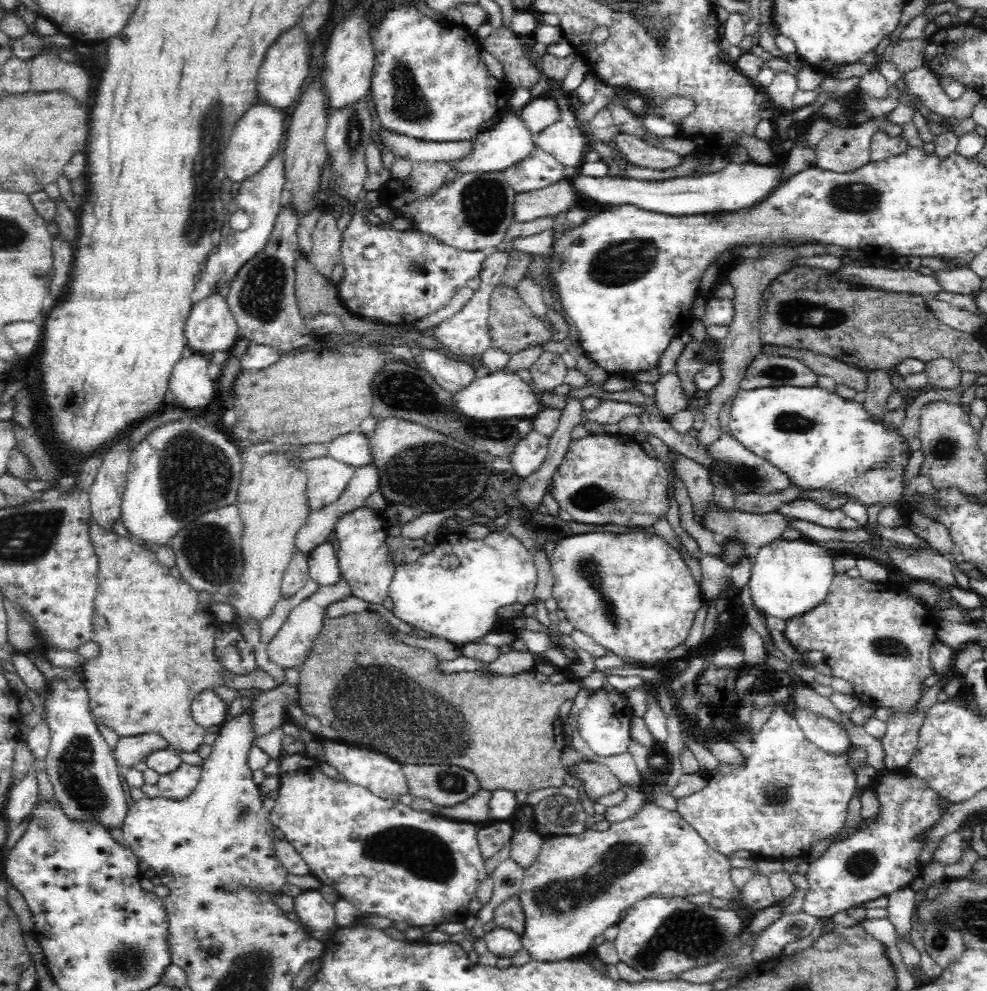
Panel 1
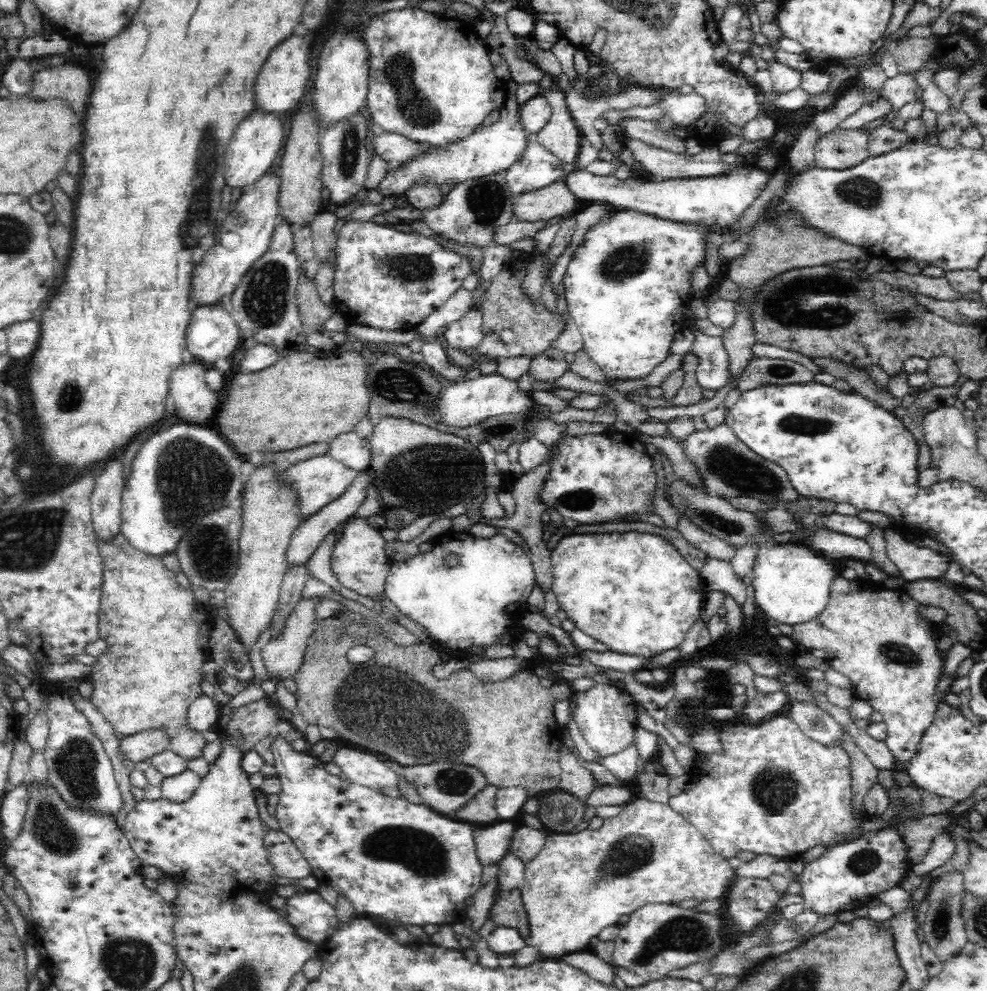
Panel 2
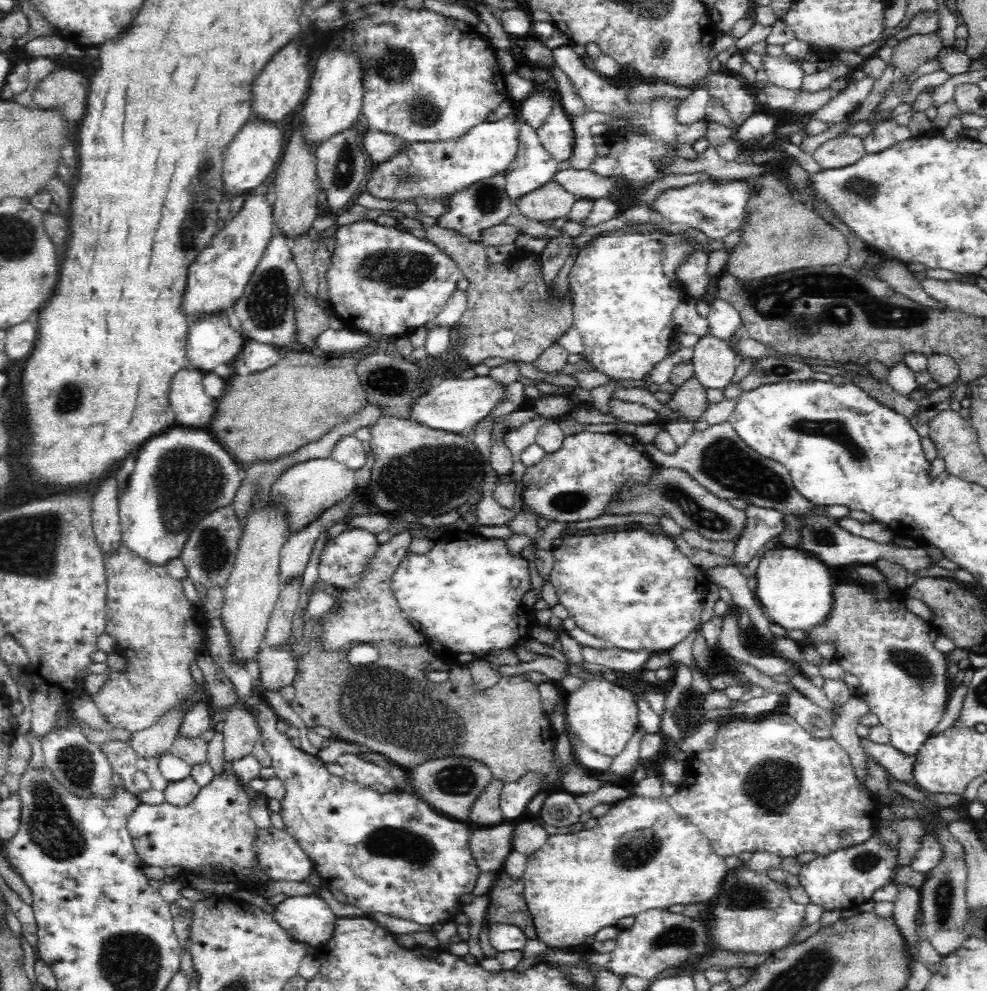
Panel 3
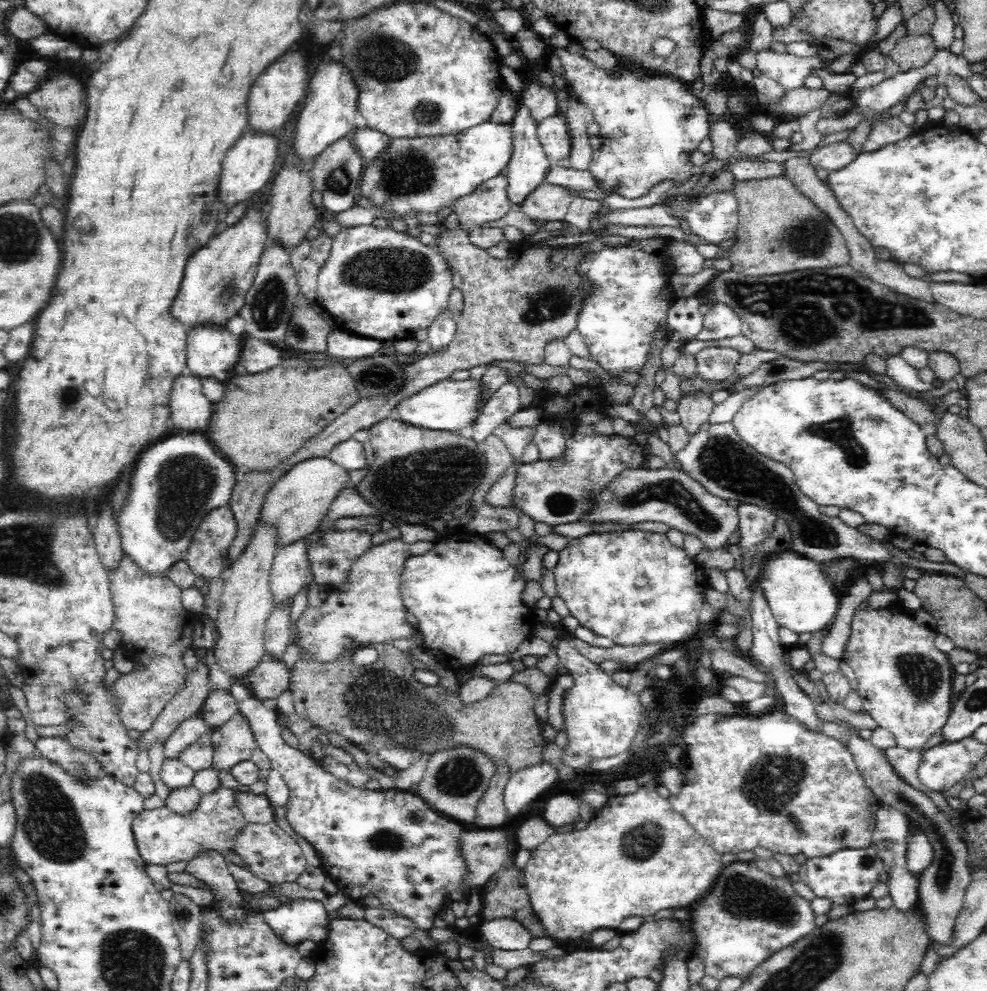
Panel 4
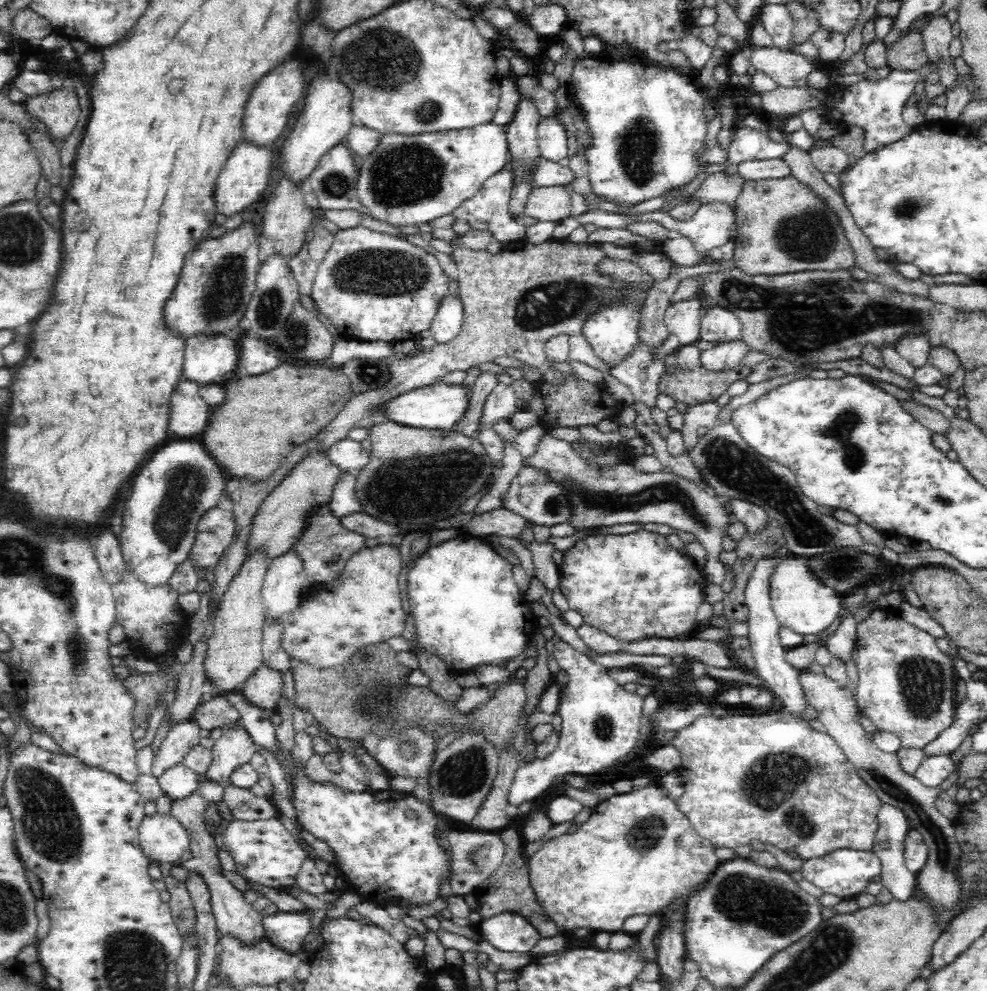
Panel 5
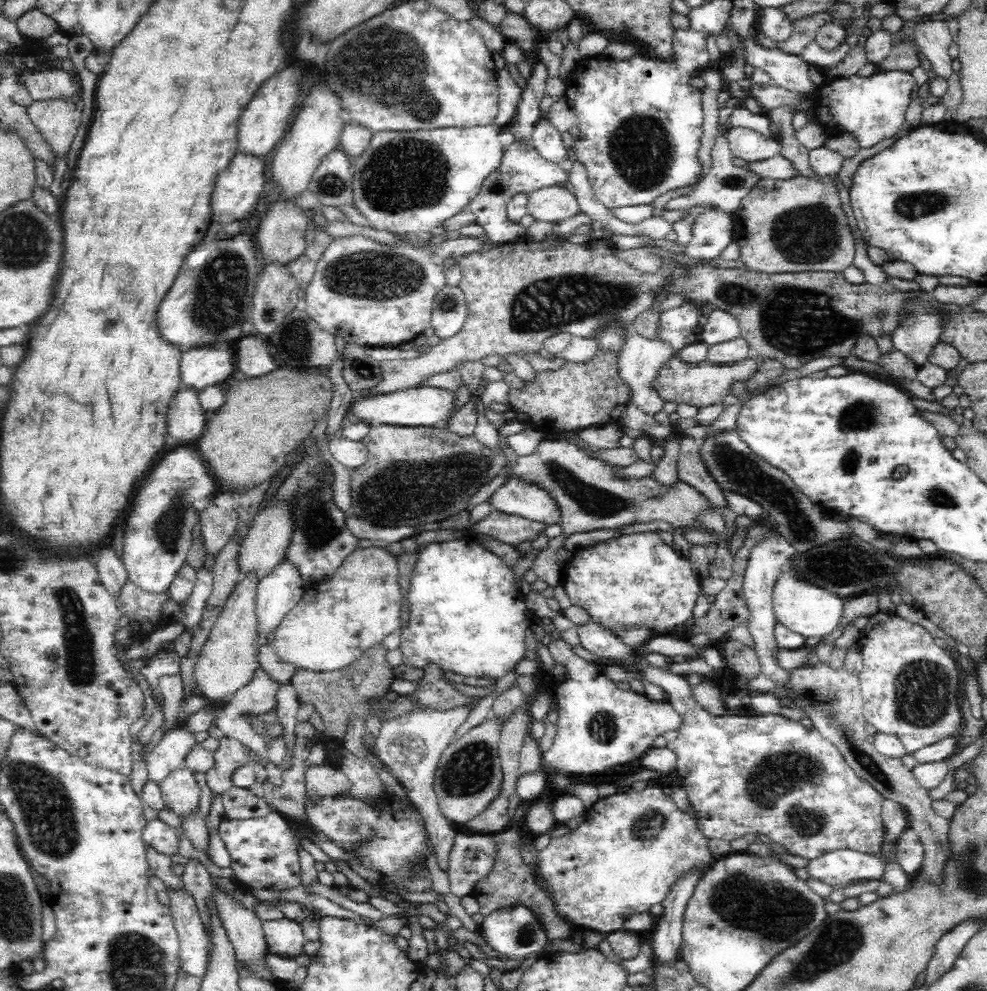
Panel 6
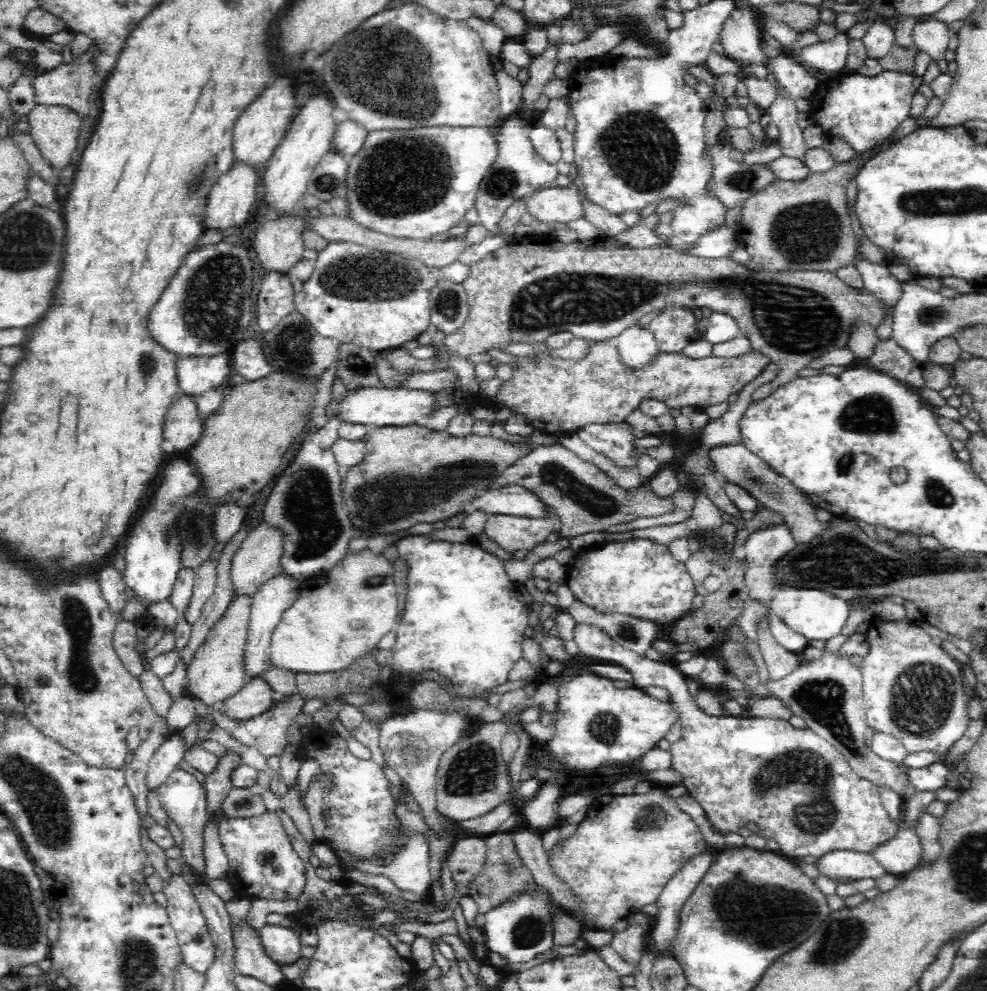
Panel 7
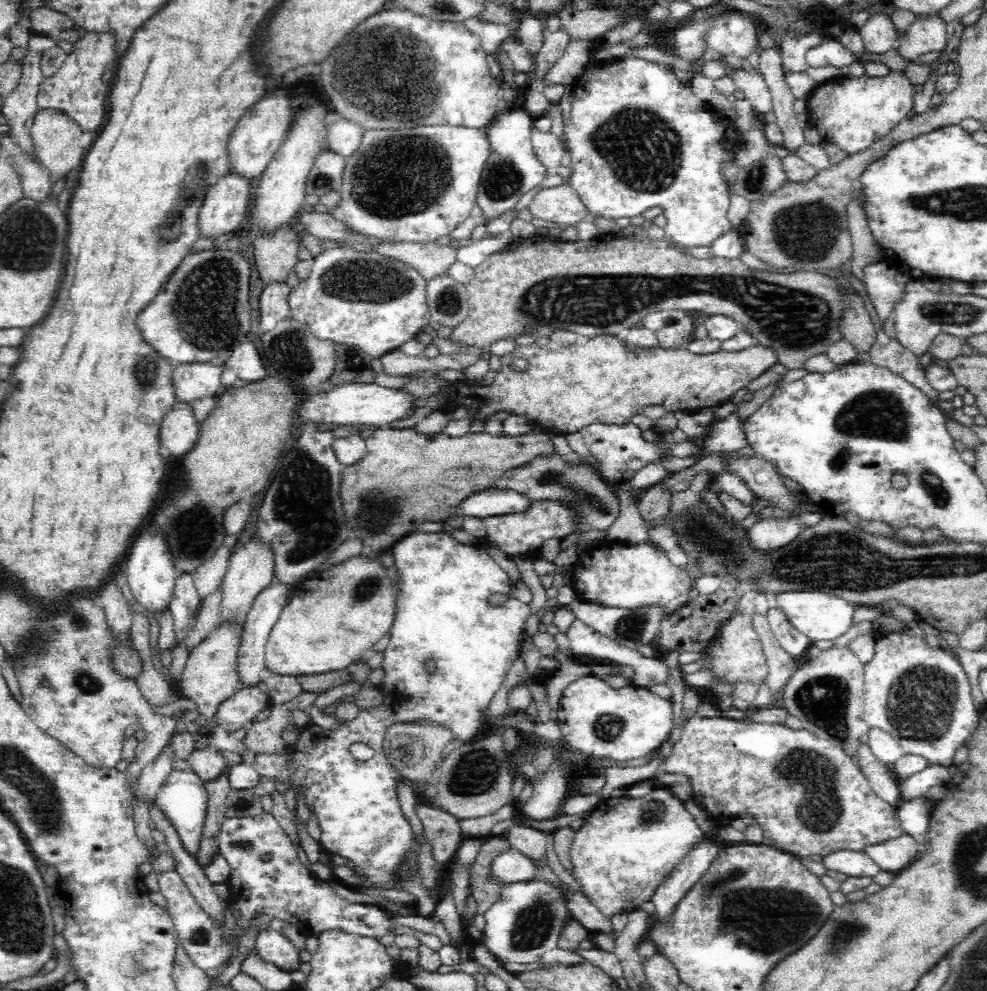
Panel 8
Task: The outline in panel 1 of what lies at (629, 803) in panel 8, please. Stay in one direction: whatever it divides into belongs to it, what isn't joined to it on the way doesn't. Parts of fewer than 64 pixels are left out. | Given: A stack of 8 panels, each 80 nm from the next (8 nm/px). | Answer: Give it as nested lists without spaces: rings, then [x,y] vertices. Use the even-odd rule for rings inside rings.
[[[646,801],[642,804],[634,816],[622,820],[622,822],[614,822],[610,824],[606,830],[594,831],[592,829],[584,829],[582,834],[564,835],[564,836],[549,836],[543,843],[540,855],[529,867],[525,868],[524,880],[521,884],[521,892],[519,899],[522,909],[525,913],[524,934],[521,936],[521,943],[524,949],[530,954],[534,960],[542,962],[556,962],[569,960],[572,957],[583,955],[590,950],[596,936],[600,936],[609,926],[618,925],[622,916],[632,909],[637,903],[646,898],[654,898],[661,896],[662,898],[686,898],[690,895],[709,894],[711,898],[722,898],[730,903],[727,907],[736,908],[738,906],[738,890],[732,882],[731,870],[734,867],[728,857],[722,854],[711,851],[704,838],[701,838],[697,830],[686,820],[681,818],[678,812],[660,808],[654,802]]]

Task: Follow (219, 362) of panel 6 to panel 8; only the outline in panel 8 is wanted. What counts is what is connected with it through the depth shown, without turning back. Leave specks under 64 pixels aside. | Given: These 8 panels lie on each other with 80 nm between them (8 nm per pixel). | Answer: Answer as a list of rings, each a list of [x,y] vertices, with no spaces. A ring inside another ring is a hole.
[[[216,363],[178,365],[170,377],[176,402],[192,407],[192,402],[215,396],[220,388],[223,368]]]

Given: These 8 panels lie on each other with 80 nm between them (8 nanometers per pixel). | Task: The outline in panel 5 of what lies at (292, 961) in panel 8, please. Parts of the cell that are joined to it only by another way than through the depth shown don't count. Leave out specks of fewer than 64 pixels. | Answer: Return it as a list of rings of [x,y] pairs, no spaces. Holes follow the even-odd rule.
[[[307,908],[304,915],[278,912],[276,915],[264,918],[263,927],[272,948],[283,950],[288,954],[302,954],[312,913],[313,911]]]

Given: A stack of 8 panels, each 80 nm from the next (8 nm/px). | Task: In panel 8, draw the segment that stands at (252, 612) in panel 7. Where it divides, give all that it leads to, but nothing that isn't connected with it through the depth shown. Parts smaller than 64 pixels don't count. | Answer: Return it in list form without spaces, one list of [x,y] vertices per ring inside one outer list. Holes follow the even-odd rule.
[[[272,582],[270,586],[258,594],[252,608],[246,616],[246,624],[242,630],[241,645],[237,652],[237,675],[239,688],[252,688],[252,686],[261,685],[262,670],[265,667],[264,647],[272,628],[272,625],[278,620],[279,614],[282,612],[283,606],[290,598],[292,586],[279,585]]]

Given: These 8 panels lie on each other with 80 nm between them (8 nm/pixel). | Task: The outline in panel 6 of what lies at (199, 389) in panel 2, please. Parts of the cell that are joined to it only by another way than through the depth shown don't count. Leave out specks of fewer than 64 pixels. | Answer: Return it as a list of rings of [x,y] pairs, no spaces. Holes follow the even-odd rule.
[[[182,387],[170,401],[166,431],[178,446],[188,446],[202,437],[207,421],[207,411],[199,402],[198,392]]]

